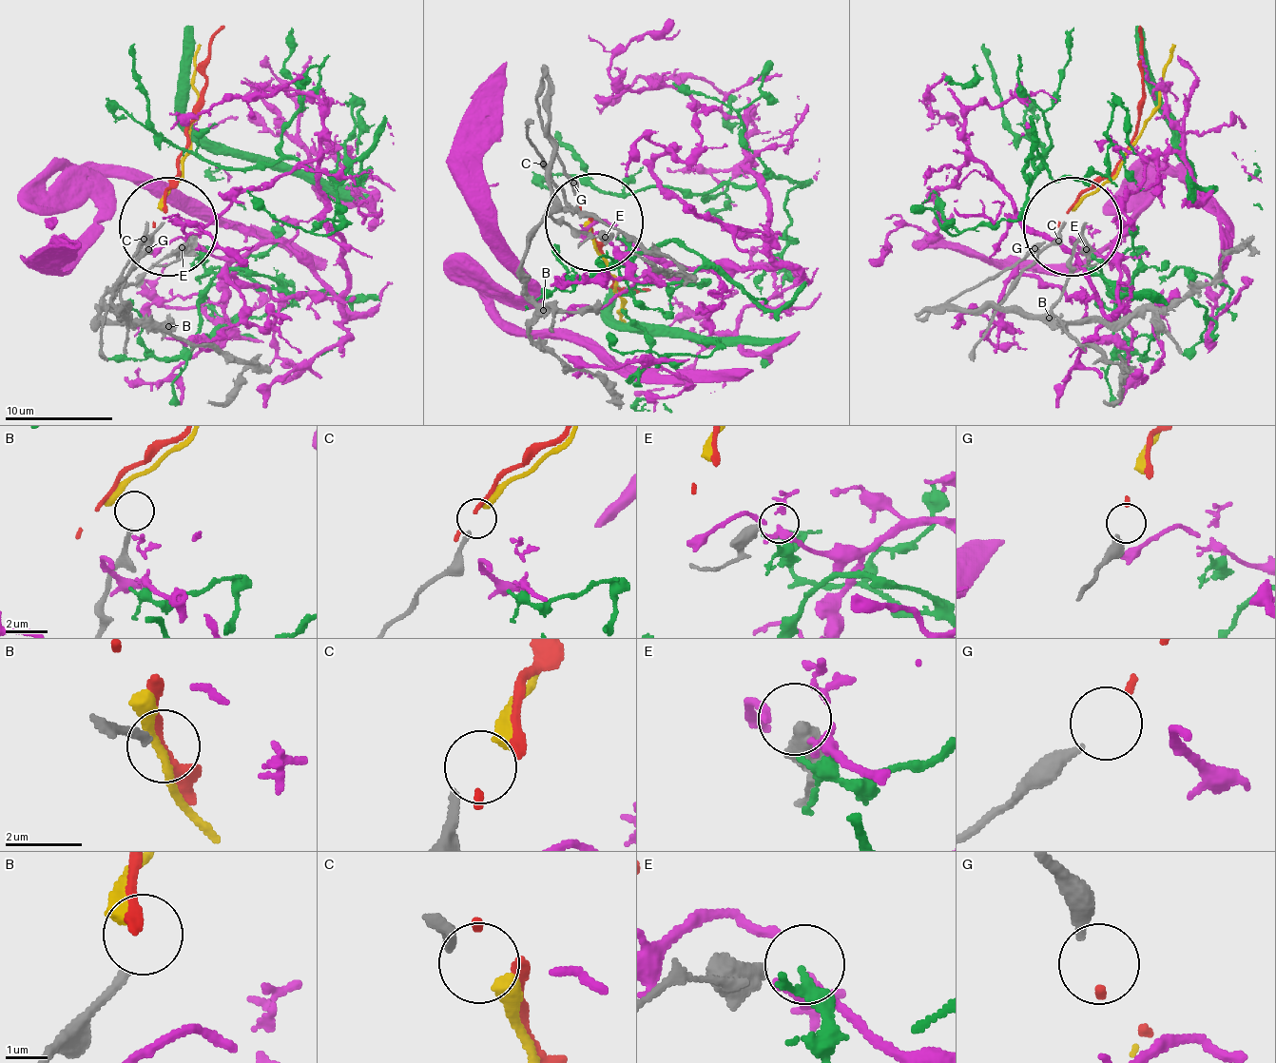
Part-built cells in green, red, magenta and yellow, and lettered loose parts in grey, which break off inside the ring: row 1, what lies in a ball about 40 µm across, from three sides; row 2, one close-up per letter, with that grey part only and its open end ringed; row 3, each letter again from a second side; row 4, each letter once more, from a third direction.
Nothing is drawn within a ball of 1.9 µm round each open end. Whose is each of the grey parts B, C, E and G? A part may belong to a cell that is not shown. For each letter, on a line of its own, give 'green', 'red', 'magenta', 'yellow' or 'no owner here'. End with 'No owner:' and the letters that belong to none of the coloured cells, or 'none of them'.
B: no owner here
C: yellow
E: no owner here
G: red
No owner: B, E

